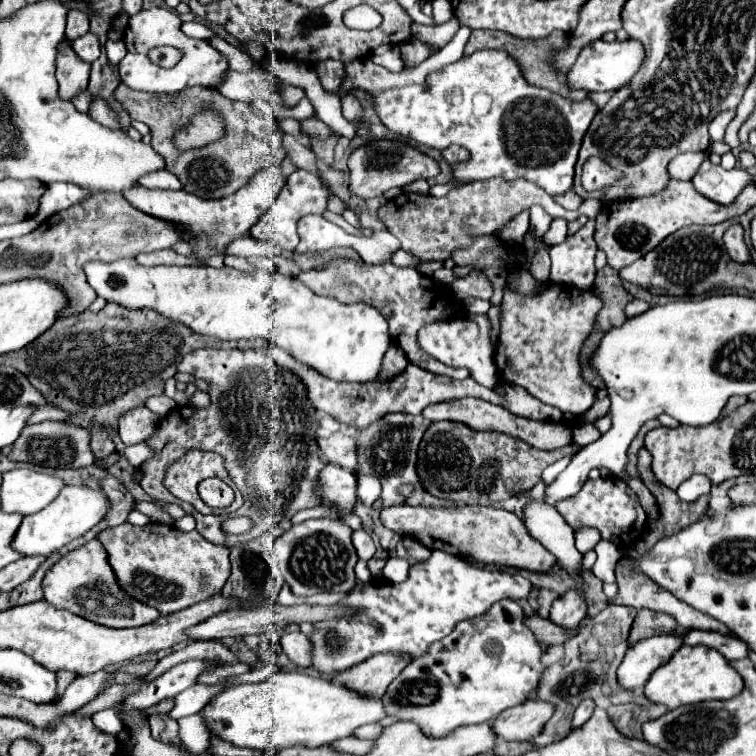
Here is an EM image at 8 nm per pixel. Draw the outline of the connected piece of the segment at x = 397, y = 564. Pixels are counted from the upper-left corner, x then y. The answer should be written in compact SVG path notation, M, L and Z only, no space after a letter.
M397 556L389 558L383 568L383 577L395 583L401 583L403 580L407 580L408 574L409 562Z

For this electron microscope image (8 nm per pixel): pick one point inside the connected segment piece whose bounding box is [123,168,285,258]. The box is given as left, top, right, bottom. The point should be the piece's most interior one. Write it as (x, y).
(213, 223)

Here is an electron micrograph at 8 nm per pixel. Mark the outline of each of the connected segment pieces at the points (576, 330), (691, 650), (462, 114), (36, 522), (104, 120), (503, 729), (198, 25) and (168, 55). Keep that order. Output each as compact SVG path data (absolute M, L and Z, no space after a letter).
M551 284L533 298L507 290L501 302L501 330L495 348L499 384L521 386L543 404L557 406L573 416L587 412L595 402L595 388L583 382L577 356L599 306L601 300L589 290L563 284Z
M681 646L669 662L659 666L645 684L645 698L653 704L663 704L669 710L683 704L697 704L703 700L727 700L743 688L743 678L735 668L713 648L707 646Z
M479 50L463 56L443 70L429 74L423 86L383 90L373 98L373 102L383 124L399 138L433 148L445 148L451 142L465 146L471 152L471 158L451 164L455 180L487 180L493 176L505 180L527 178L553 196L571 190L581 140L597 112L597 106L591 100L569 102L545 88L527 84L515 60L501 50Z
M65 486L49 506L23 518L19 530L13 536L11 548L25 558L27 556L47 556L53 550L59 550L61 546L69 544L71 540L75 540L75 538L83 536L87 530L91 530L107 514L107 510L109 510L109 500L103 496L101 490Z
M93 100L93 106L91 106L91 118L97 120L99 124L105 124L105 126L111 126L111 128L117 128L117 116L115 112L109 110L109 106L103 102L103 100Z
M527 700L519 706L503 710L493 722L491 728L497 738L507 742L531 740L543 728L543 724L551 718L551 704L543 704L543 700Z
M183 22L181 30L183 30L183 34L189 36L189 38L203 38L203 40L207 40L207 38L215 36L215 34L211 32L211 28L205 26L203 22Z
M158 47L151 50L151 61L163 68L174 67L182 58L182 52L174 47Z

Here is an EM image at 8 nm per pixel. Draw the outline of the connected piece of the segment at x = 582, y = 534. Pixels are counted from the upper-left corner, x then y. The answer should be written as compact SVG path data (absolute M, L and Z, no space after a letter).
M581 528L575 534L575 546L577 546L577 550L581 554L591 552L599 540L601 540L601 536L599 536L599 532L595 528Z

